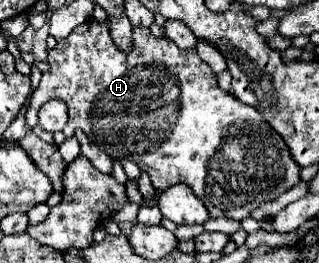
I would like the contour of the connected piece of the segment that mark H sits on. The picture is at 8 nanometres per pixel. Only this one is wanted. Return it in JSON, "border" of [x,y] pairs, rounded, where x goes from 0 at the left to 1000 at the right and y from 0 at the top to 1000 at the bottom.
{"border":[[[282,72],[282,80],[257,87],[251,103],[238,103],[213,141],[188,148],[169,186],[150,186],[150,240],[157,240],[157,262],[150,262],[150,278],[132,285],[132,308],[125,308],[119,338],[100,361],[100,392],[144,392],[157,376],[194,376],[213,399],[213,468],[207,468],[207,490],[201,490],[207,521],[226,521],[238,506],[238,490],[251,483],[276,513],[276,529],[288,529],[288,544],[301,544],[320,574],[332,574],[357,612],[408,605],[445,650],[458,650],[470,665],[470,688],[476,688],[476,703],[483,703],[483,719],[495,734],[520,726],[533,703],[583,696],[614,734],[614,749],[646,779],[646,795],[658,802],[658,825],[721,825],[721,833],[759,840],[815,772],[828,772],[834,757],[865,757],[871,741],[884,741],[890,726],[903,726],[915,703],[928,703],[940,688],[940,673],[934,673],[940,635],[922,620],[922,605],[915,605],[915,589],[909,589],[890,529],[821,452],[821,437],[796,407],[765,399],[727,354],[708,354],[708,346],[696,346],[683,331],[671,270],[621,217],[614,186],[571,194],[571,186],[552,179],[552,163],[539,148],[527,148],[527,141],[489,148],[489,141],[476,141],[470,110],[420,103],[420,186],[395,209],[389,194],[376,194],[351,163],[345,125],[339,125],[339,80],[307,87],[301,72]]]}

